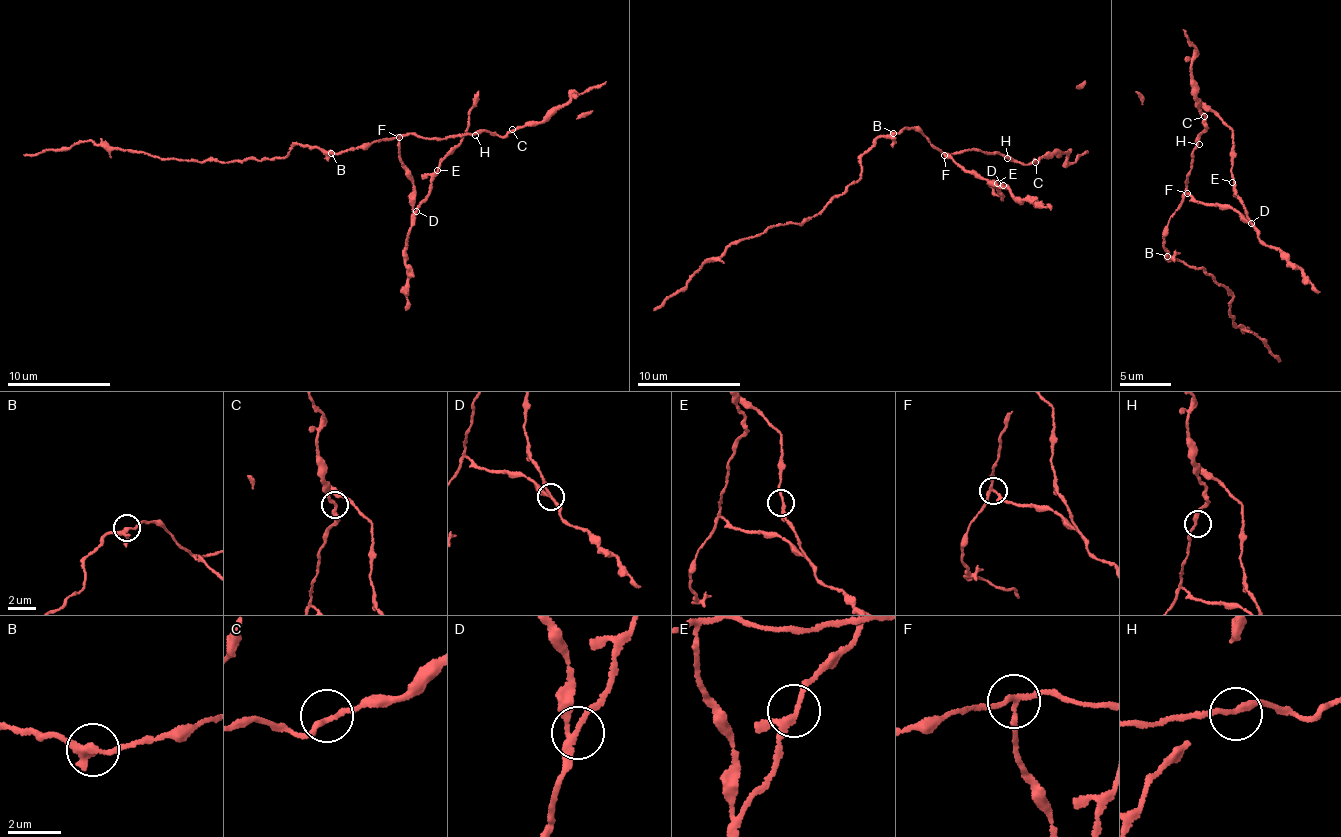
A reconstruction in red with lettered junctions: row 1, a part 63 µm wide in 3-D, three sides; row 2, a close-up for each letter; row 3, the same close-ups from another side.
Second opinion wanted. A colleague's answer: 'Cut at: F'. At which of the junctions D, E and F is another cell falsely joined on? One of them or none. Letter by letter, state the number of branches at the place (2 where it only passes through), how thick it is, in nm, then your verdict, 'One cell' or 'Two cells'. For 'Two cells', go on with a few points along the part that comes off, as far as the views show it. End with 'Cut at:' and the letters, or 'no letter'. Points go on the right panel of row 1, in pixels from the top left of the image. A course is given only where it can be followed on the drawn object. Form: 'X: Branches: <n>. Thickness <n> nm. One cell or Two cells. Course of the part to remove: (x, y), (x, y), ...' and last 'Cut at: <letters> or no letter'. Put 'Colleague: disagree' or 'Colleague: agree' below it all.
D: Branches: 3. Thickness 180 nm. One cell
E: Branches: 3. Thickness 160 nm. One cell
F: Branches: 3. Thickness 180 nm. Two cells. Course of the part to remove: (1186, 194), (1163, 233), (1165, 259), (1202, 268), (1223, 284), (1232, 298), (1235, 327), (1261, 336), (1281, 360)
Cut at: F
Colleague: agree

